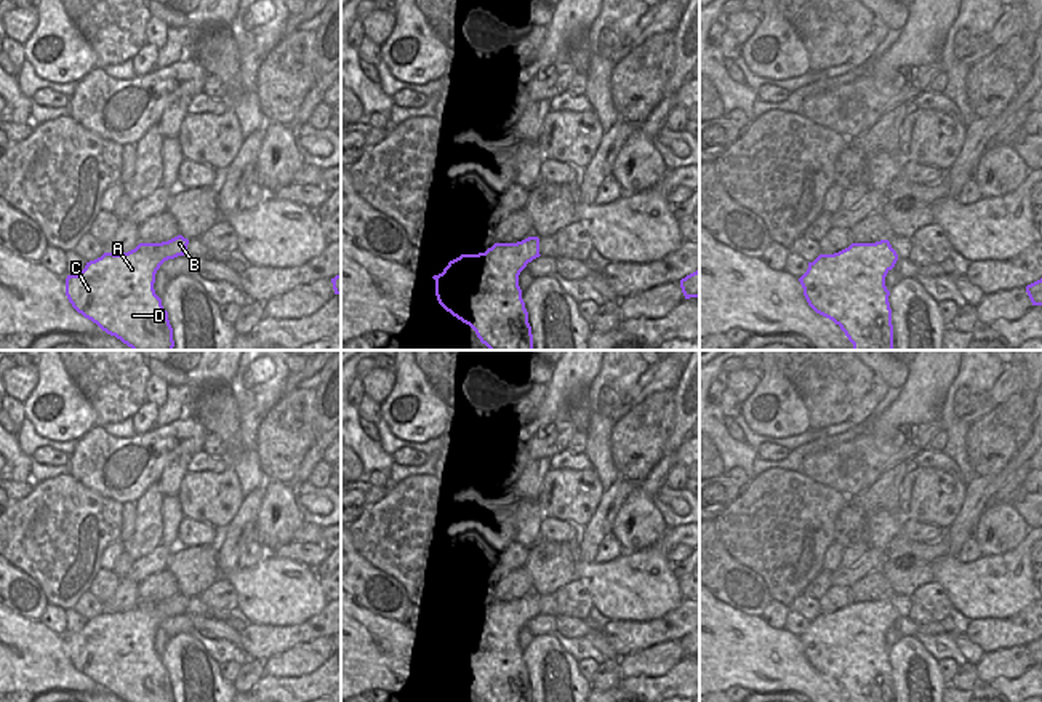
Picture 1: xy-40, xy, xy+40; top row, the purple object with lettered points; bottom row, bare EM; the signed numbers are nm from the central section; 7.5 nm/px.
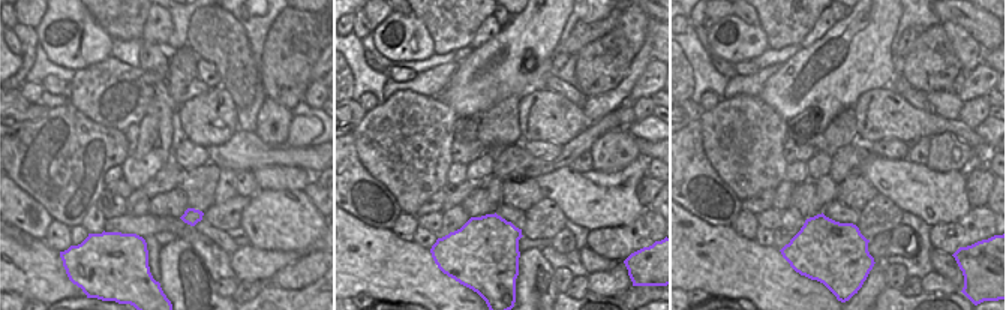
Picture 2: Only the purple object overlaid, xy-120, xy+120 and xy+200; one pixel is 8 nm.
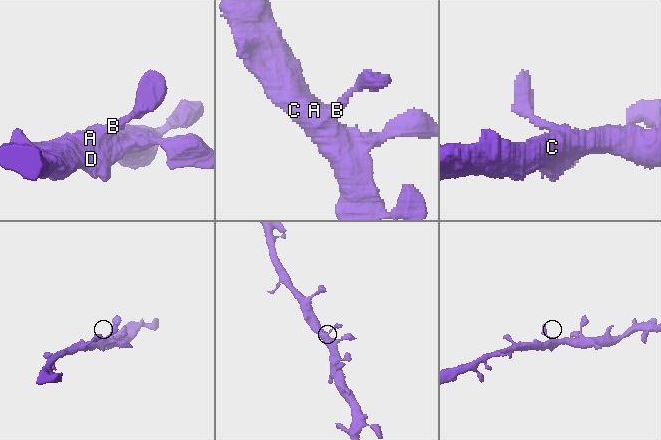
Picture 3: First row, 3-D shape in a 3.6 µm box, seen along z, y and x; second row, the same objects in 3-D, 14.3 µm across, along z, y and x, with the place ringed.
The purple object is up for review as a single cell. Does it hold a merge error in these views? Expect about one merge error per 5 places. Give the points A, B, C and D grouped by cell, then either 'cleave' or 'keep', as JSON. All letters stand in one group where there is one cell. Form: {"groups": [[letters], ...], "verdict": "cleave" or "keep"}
{"groups": [["A", "B", "C", "D"]], "verdict": "keep"}

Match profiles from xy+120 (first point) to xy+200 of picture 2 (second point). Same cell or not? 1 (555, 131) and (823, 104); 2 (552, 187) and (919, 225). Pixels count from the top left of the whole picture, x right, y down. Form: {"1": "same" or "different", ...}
{"1": "different", "2": "different"}

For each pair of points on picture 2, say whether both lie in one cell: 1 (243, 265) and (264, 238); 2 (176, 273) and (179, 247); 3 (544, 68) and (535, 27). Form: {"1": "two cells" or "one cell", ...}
{"1": "two cells", "2": "one cell", "3": "one cell"}

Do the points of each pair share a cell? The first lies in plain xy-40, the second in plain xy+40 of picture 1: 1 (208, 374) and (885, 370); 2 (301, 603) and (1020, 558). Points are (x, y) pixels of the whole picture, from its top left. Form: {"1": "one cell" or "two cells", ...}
{"1": "two cells", "2": "one cell"}

